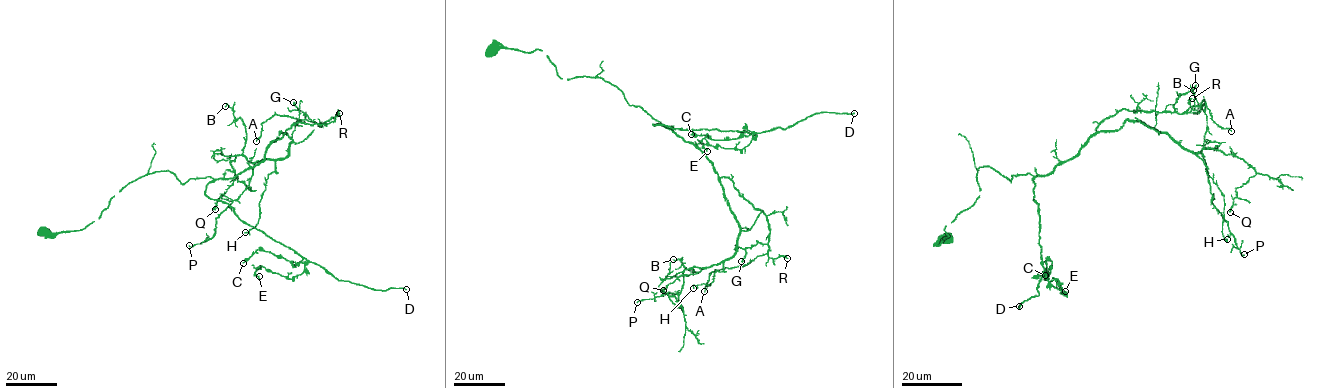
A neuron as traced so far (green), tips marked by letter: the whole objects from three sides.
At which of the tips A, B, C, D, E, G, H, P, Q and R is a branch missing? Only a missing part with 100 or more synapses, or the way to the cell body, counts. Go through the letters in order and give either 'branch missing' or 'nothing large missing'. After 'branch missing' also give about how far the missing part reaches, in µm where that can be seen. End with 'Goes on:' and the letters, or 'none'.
A: nothing large missing
B: nothing large missing
C: nothing large missing
D: branch missing; about 90 µm are missing
E: nothing large missing
G: nothing large missing
H: nothing large missing
P: nothing large missing
Q: nothing large missing
R: nothing large missing
Goes on: D

